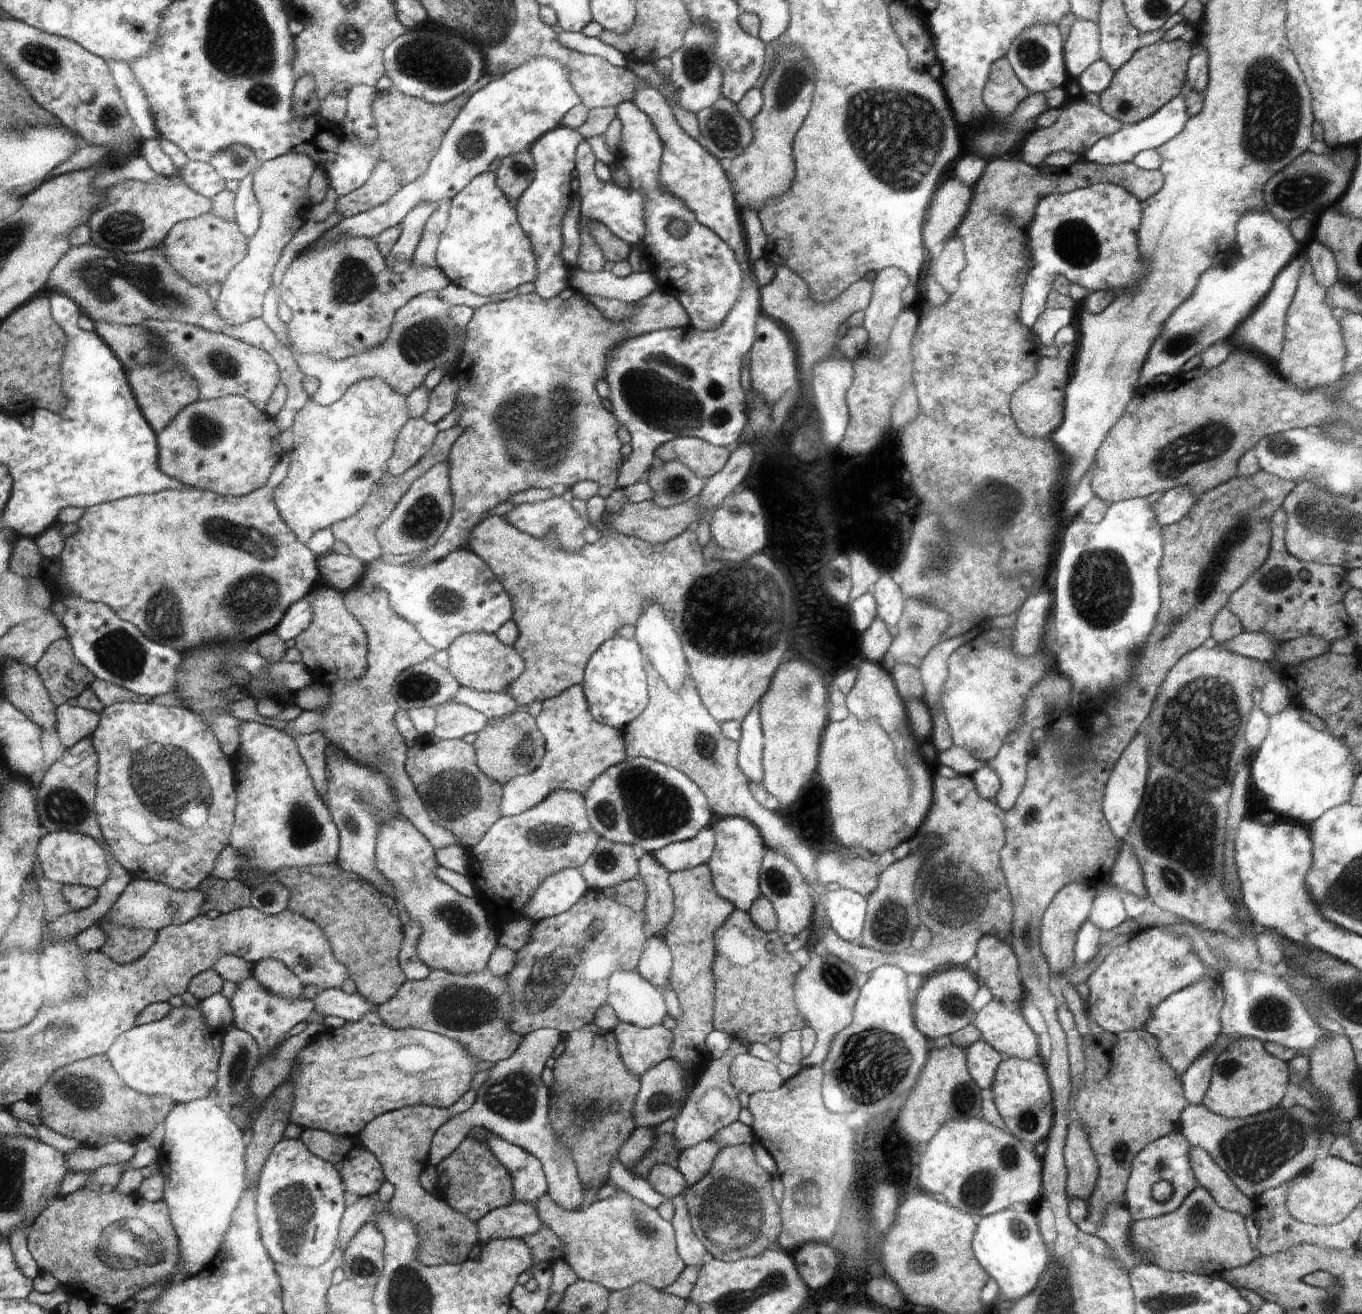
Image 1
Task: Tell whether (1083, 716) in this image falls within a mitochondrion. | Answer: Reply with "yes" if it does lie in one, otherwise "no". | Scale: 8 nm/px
no

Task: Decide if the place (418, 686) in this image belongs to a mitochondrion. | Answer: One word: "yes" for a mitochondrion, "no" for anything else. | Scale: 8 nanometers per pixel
yes

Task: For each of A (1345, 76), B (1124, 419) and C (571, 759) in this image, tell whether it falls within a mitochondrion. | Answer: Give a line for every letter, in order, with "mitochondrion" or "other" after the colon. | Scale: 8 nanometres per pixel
A: other
B: other
C: other

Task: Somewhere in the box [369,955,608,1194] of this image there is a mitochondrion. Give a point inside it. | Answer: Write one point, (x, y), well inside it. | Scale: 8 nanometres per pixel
(461, 1008)

